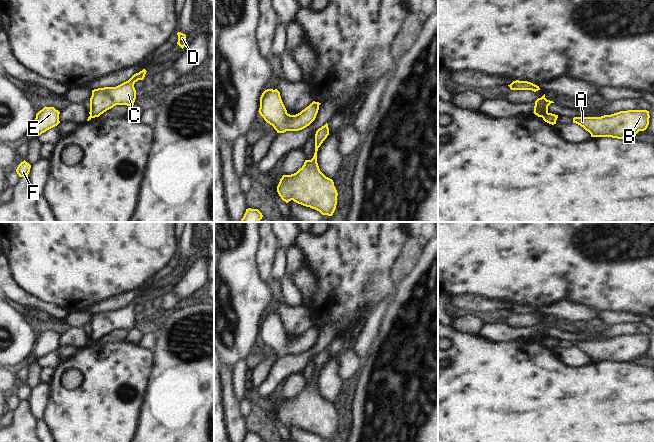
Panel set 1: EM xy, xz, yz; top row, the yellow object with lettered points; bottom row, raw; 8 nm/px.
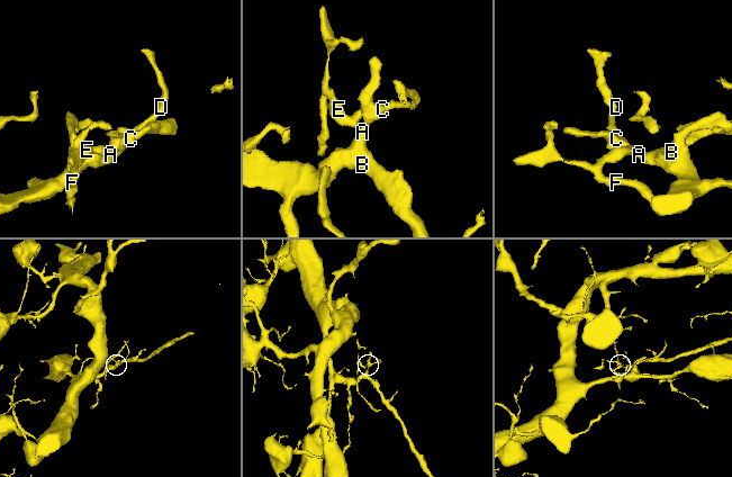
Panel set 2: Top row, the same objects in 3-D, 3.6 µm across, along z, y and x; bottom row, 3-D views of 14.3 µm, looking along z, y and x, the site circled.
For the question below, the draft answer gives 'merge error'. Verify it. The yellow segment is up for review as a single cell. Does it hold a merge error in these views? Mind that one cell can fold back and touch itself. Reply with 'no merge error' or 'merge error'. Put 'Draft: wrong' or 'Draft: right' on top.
Draft: right
merge error

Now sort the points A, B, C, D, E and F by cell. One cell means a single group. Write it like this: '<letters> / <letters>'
A B C D / E F

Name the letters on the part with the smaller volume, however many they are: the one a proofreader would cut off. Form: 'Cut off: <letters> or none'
Cut off: E, F

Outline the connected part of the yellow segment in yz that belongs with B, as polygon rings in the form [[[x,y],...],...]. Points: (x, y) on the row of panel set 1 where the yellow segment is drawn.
[[[628,110],[601,117],[574,117],[573,123],[583,127],[591,137],[629,139],[647,129],[649,118],[647,110]]]

